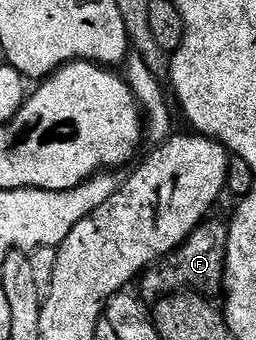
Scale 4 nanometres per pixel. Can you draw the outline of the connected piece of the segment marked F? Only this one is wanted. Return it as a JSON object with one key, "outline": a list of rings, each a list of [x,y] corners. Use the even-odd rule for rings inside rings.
{"outline":[[[224,220],[212,221],[198,225],[196,231],[178,249],[174,249],[168,257],[162,257],[156,265],[145,270],[139,286],[141,285],[140,292],[146,298],[157,299],[174,291],[213,295],[216,289],[218,292],[222,288],[225,280],[225,252],[229,242],[229,226]]]}

